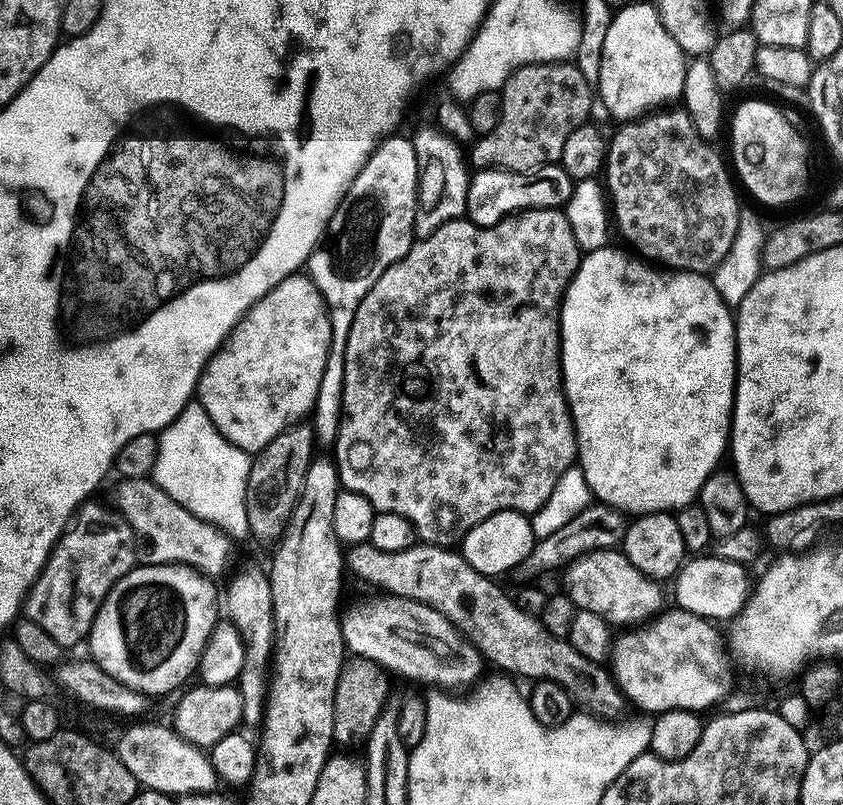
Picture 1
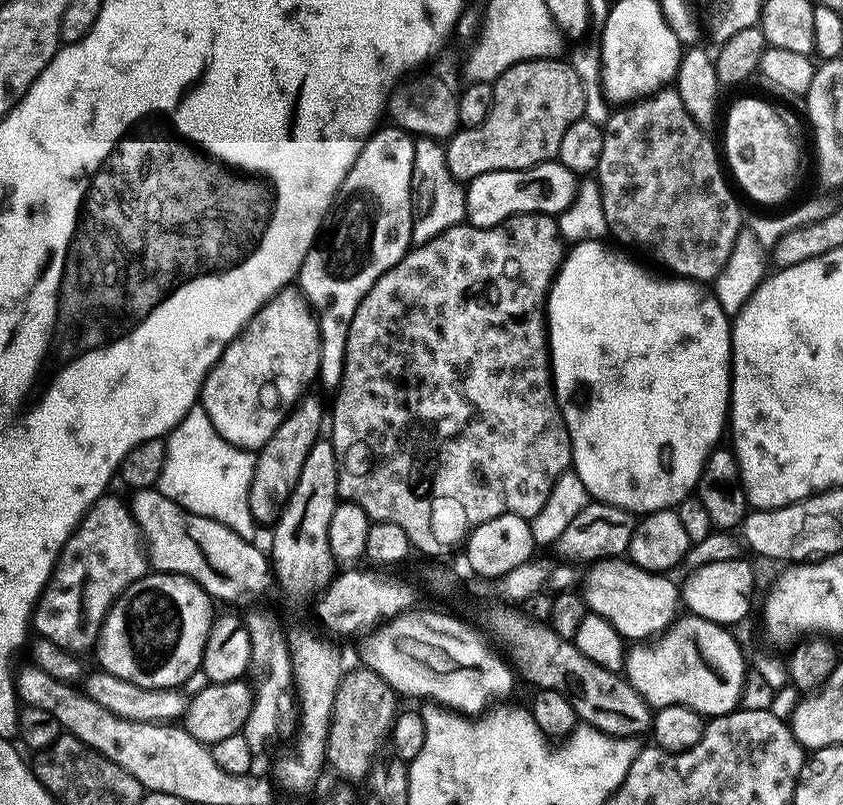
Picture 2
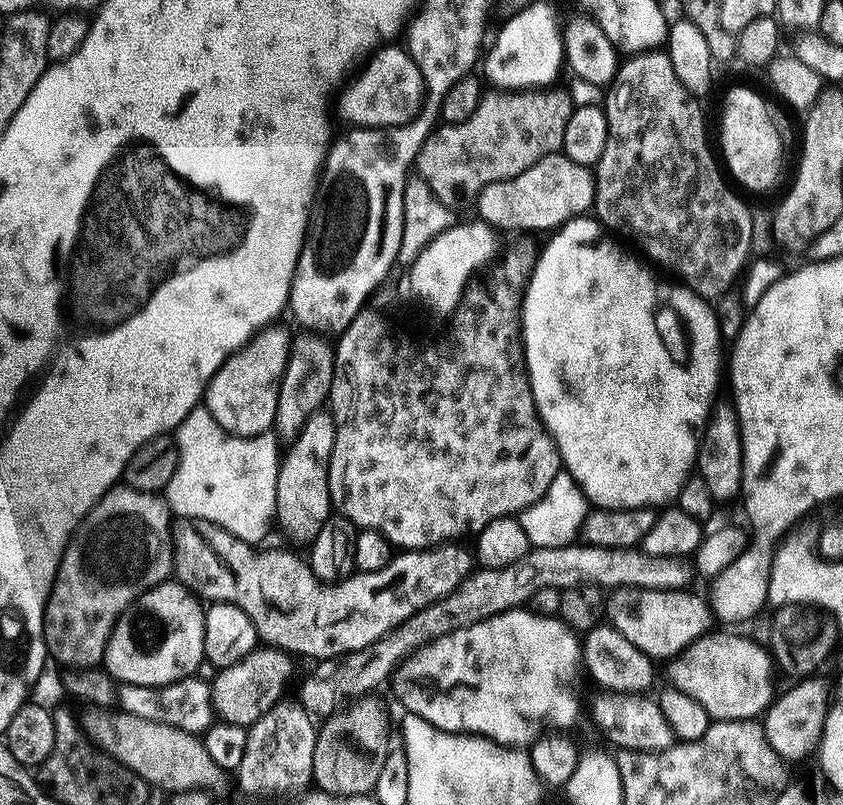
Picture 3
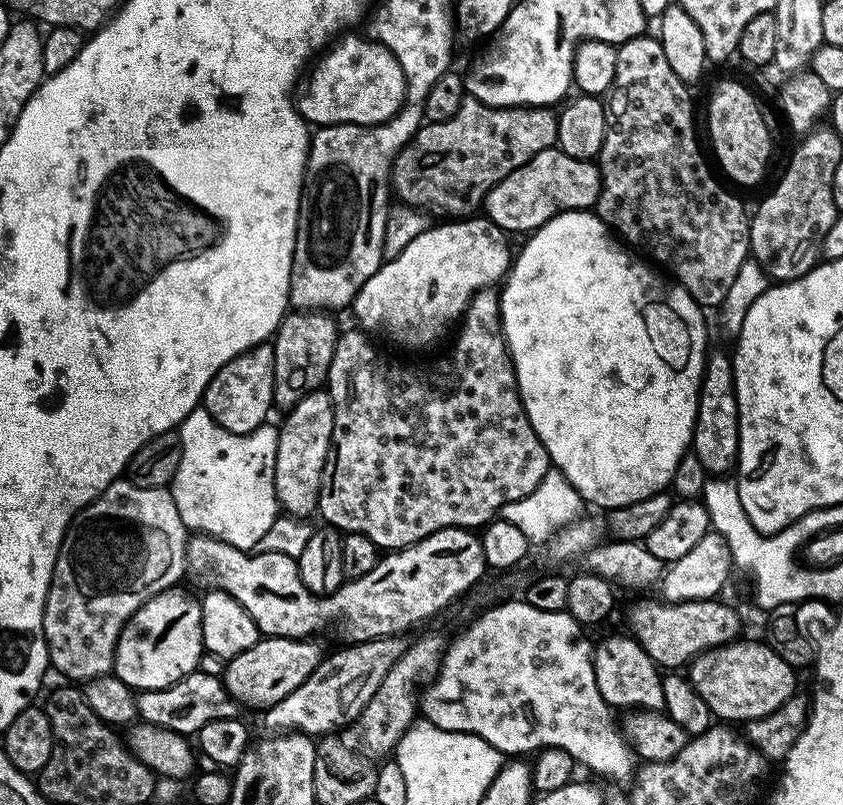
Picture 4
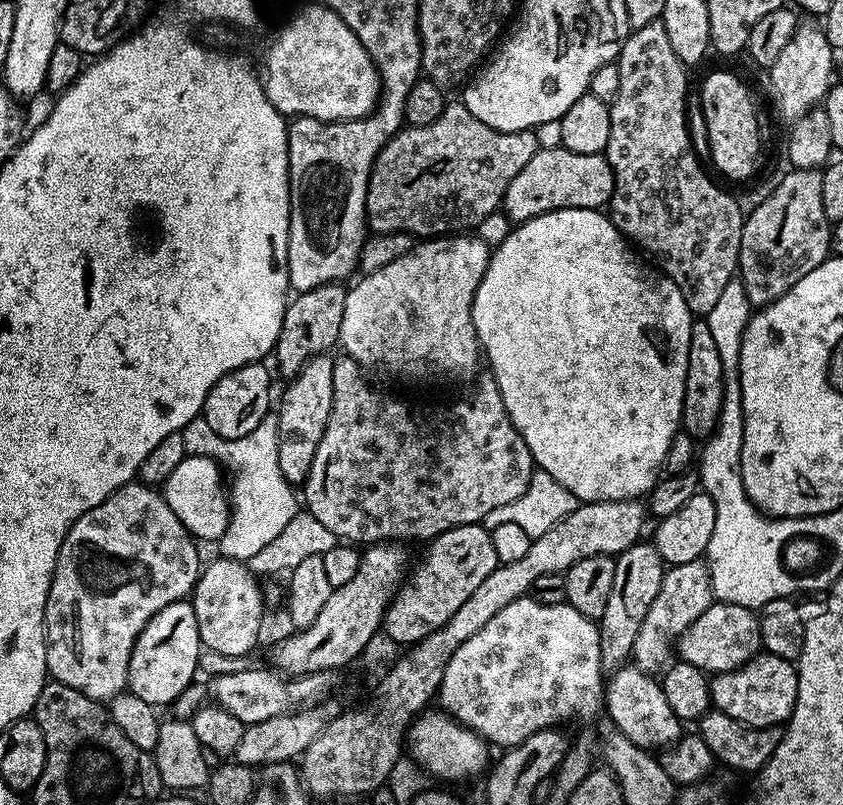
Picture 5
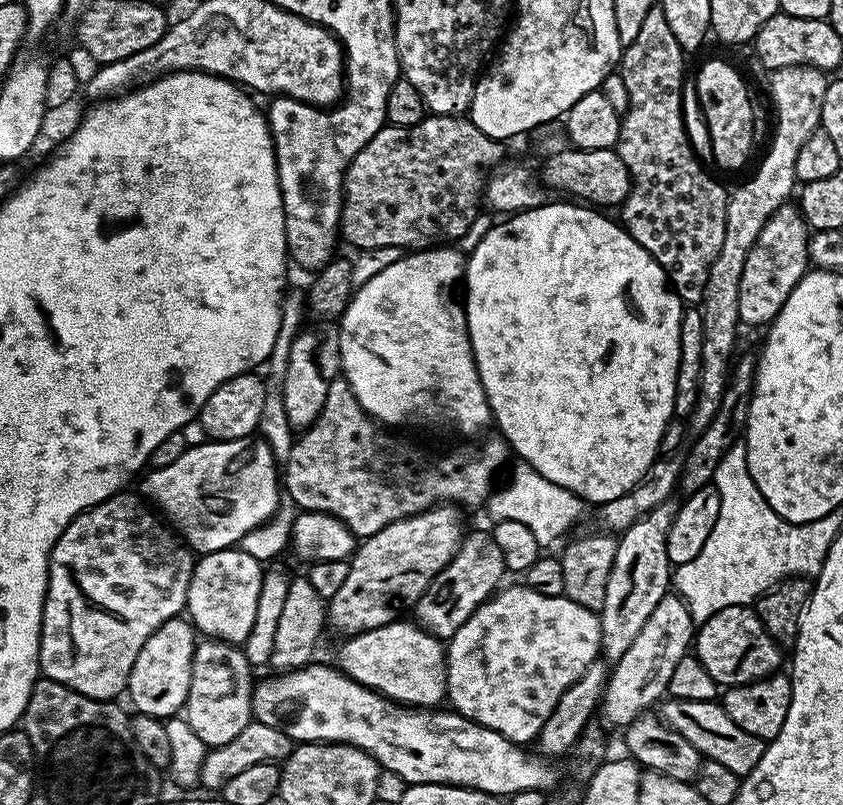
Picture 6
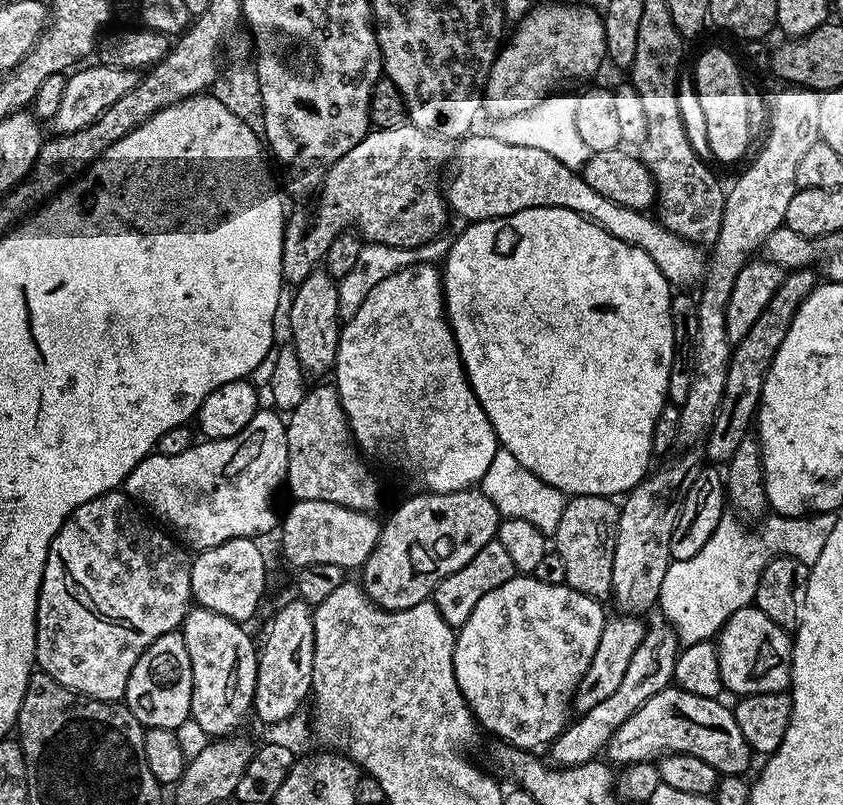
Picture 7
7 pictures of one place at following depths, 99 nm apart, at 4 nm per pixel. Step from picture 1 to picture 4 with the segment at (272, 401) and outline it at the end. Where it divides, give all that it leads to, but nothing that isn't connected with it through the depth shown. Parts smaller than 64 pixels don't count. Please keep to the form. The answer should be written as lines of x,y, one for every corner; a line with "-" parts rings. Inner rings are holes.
271,343
257,344
251,352
236,356
206,386
202,406
226,430
234,434
254,431
269,419
268,411
273,411
274,394
274,350

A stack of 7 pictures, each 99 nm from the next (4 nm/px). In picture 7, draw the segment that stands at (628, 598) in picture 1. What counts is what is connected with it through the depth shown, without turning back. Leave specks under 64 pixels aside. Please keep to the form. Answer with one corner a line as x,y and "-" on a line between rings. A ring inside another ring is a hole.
749,606
734,610
714,640
718,650
718,667
722,670
722,682
737,697
771,692
788,692
792,683
793,637
778,626
762,610

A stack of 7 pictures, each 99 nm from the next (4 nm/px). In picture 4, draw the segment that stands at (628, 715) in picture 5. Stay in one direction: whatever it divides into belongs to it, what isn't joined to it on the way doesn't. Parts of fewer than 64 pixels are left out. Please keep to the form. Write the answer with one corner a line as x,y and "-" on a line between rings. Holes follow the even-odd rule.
631,635
608,636
605,640
596,640
592,649
592,665
594,678
598,682
598,690
602,698
613,709
619,710
660,710
663,709
662,672
656,663
646,654
646,650

